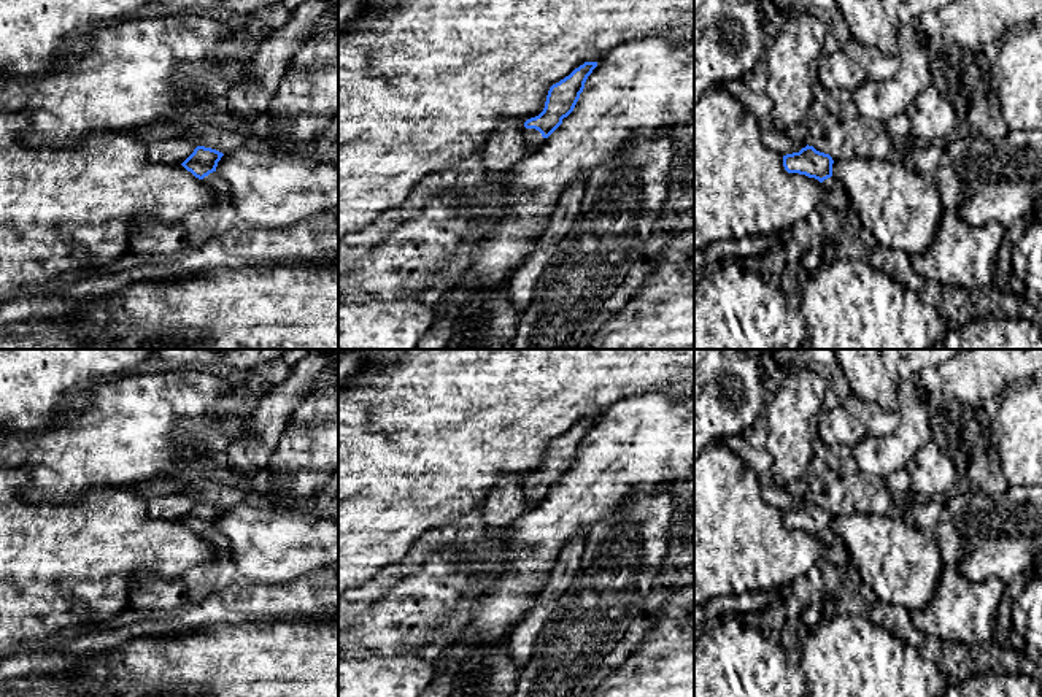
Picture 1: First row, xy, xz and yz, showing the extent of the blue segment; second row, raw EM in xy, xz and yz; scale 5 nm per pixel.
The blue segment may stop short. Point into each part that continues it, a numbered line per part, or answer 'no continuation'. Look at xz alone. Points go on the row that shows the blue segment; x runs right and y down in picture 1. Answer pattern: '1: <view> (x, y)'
1: xz (532, 138)

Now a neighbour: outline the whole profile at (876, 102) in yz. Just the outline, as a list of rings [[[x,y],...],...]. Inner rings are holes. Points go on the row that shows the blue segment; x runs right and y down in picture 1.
[[[907,24],[897,37],[899,70],[891,79],[866,79],[851,95],[853,114],[872,127],[883,127],[893,116],[905,113],[912,102],[932,86],[931,60],[918,24]]]

